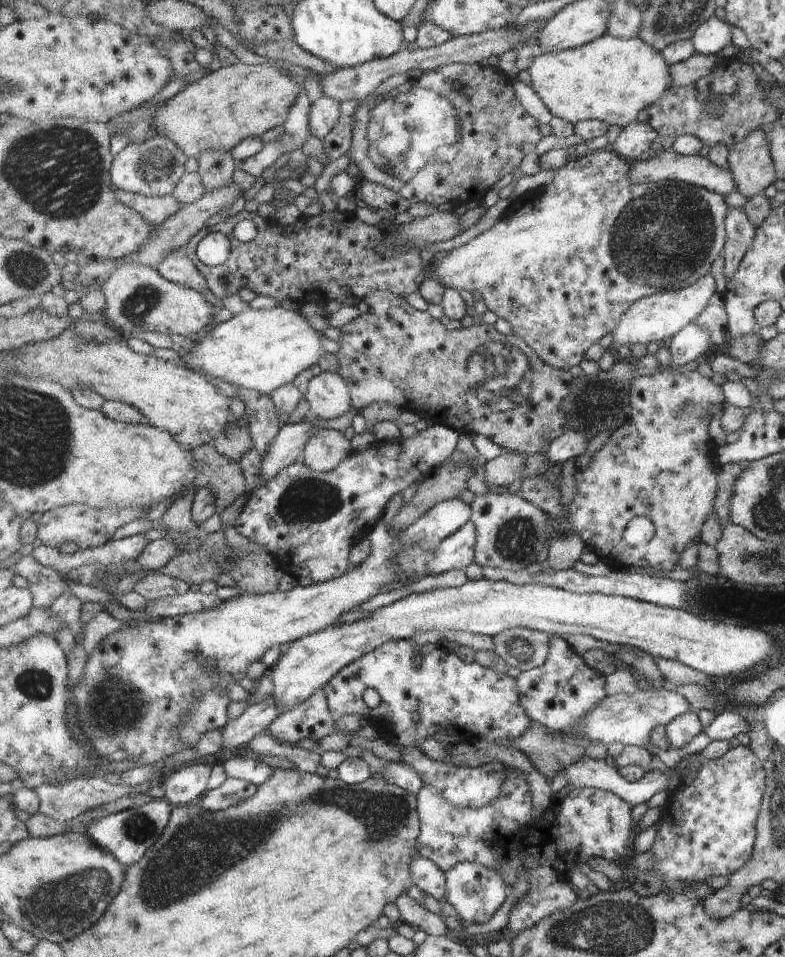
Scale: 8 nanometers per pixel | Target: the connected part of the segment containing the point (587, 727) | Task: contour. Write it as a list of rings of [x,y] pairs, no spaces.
[[[662,689],[661,691],[643,691],[636,694],[620,693],[609,695],[605,698],[593,714],[587,716],[586,722],[582,725],[584,735],[591,741],[603,744],[620,743],[625,747],[634,745],[644,747],[647,751],[652,731],[659,726],[667,727],[679,716],[692,711],[689,700],[677,692]]]

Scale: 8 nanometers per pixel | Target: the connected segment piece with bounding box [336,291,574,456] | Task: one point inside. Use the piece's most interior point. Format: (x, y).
(475, 380)

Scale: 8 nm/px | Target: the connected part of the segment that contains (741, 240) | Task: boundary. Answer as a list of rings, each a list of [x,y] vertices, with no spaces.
[[[731,208],[726,219],[726,245],[723,246],[723,276],[726,281],[737,271],[742,257],[752,248],[754,226],[747,220],[743,208]]]

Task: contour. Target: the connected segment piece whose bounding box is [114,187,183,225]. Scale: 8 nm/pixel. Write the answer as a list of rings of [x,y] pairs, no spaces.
[[[114,187],[114,194],[127,207],[141,214],[148,222],[155,225],[164,224],[169,218],[179,213],[182,204],[172,195],[165,197],[147,197],[141,194],[126,192]]]

